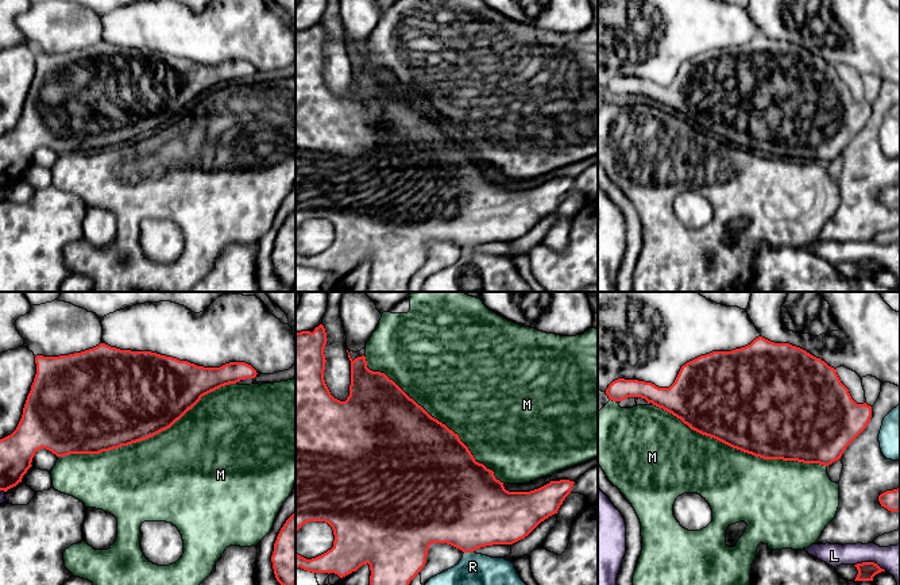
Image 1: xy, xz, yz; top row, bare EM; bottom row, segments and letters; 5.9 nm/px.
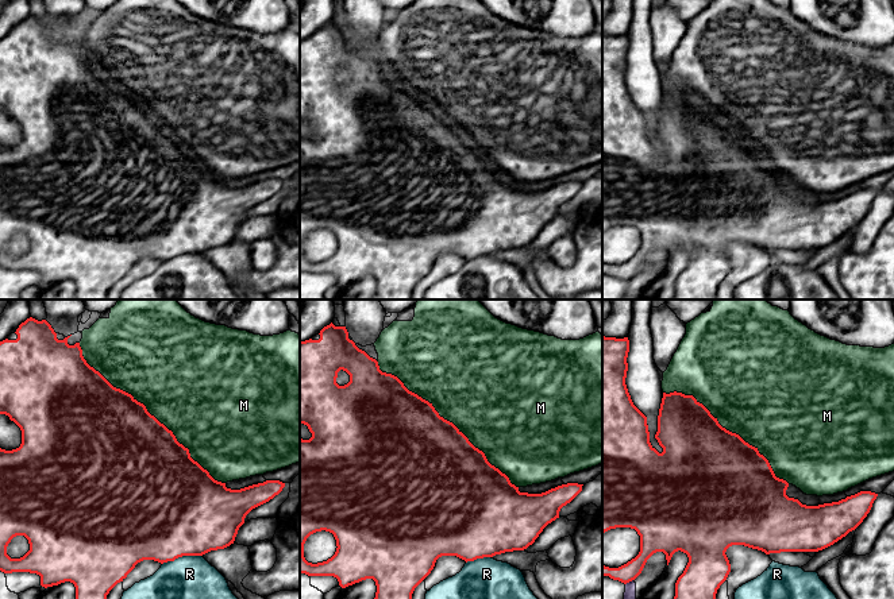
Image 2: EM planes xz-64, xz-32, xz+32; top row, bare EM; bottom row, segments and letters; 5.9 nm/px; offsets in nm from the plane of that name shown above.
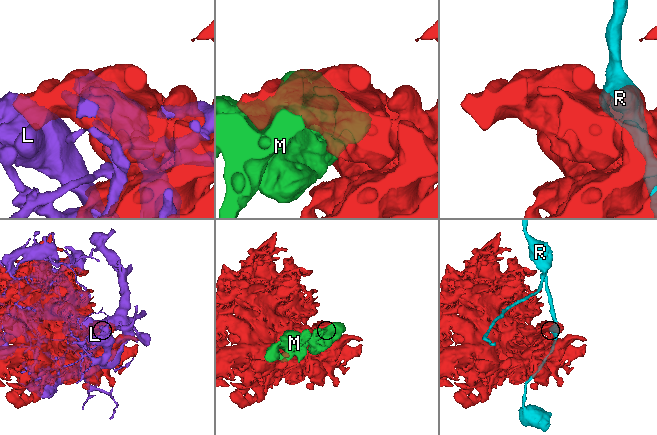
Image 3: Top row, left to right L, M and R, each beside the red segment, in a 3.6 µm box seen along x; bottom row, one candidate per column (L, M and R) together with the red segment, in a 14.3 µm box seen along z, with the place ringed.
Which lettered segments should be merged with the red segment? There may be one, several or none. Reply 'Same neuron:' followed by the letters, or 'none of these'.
Same neuron: M

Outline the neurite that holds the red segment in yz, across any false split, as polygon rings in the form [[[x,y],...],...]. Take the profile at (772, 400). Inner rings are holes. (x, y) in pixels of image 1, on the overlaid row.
[[[762,336],[745,347],[712,351],[687,362],[669,388],[618,378],[609,385],[606,395],[613,401],[627,397],[645,399],[680,419],[691,430],[762,459],[797,461],[823,466],[841,459],[846,447],[866,428],[872,417],[872,407],[866,403],[857,404],[851,399],[837,369],[800,347],[775,343]]]

